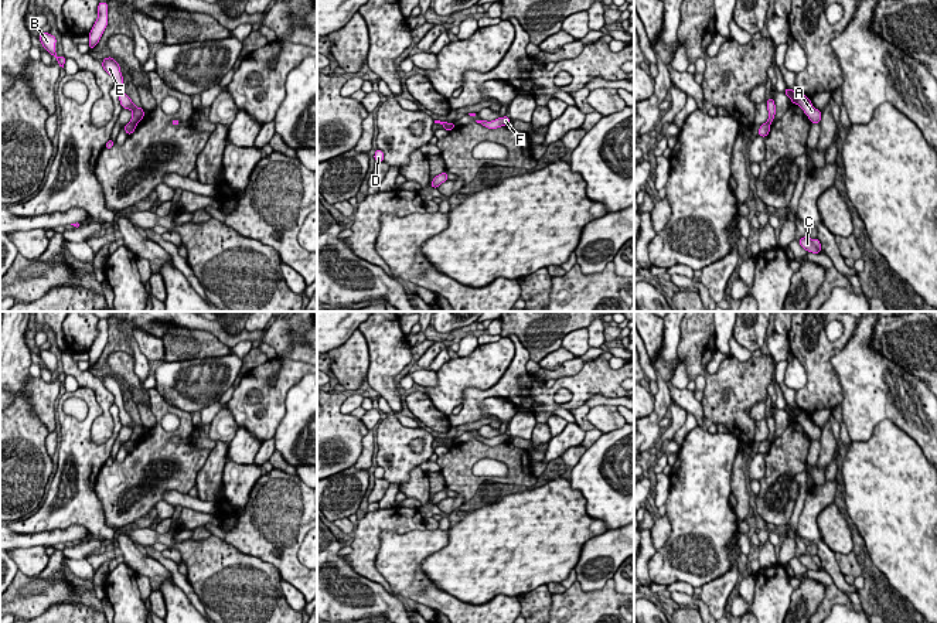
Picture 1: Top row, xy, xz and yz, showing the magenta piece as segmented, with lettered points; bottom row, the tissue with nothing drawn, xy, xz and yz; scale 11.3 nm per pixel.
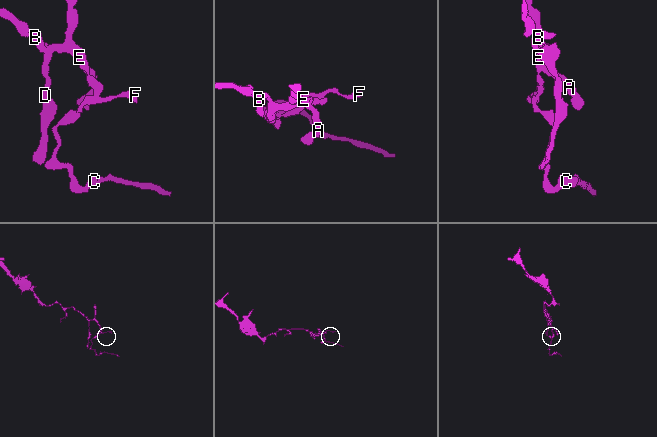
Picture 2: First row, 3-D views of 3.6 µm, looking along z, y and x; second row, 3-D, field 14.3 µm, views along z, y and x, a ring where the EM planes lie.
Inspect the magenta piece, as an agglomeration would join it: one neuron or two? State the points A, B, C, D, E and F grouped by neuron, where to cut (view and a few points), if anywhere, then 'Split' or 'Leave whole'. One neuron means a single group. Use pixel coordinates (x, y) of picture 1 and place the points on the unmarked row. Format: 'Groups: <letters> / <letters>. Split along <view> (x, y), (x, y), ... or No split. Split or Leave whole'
Groups: A B D E / C F. Split along xz (453, 442), (447, 446). Split

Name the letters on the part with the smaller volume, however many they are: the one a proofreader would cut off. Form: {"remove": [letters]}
{"remove": ["C", "F"]}

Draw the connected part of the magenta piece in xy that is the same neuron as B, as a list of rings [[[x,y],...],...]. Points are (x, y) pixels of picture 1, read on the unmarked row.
[[[41,350],[38,351],[38,355],[42,361],[42,364],[52,372],[57,375],[59,384],[64,385],[64,381],[65,381],[65,374],[61,372],[58,374],[57,370],[55,370],[55,360],[57,360],[57,355],[54,353],[51,353],[50,350]]]

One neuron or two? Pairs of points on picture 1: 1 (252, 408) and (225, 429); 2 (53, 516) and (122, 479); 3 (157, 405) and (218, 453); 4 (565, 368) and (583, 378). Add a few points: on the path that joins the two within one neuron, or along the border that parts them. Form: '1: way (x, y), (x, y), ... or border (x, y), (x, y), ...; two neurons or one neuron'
1: border (210, 422), (222, 408), (227, 408), (238, 426); two neurons
2: border (104, 465), (95, 496), (105, 526); two neurons
3: border (211, 450), (196, 480); two neurons
4: border (585, 361), (576, 373), (556, 380); two neurons

